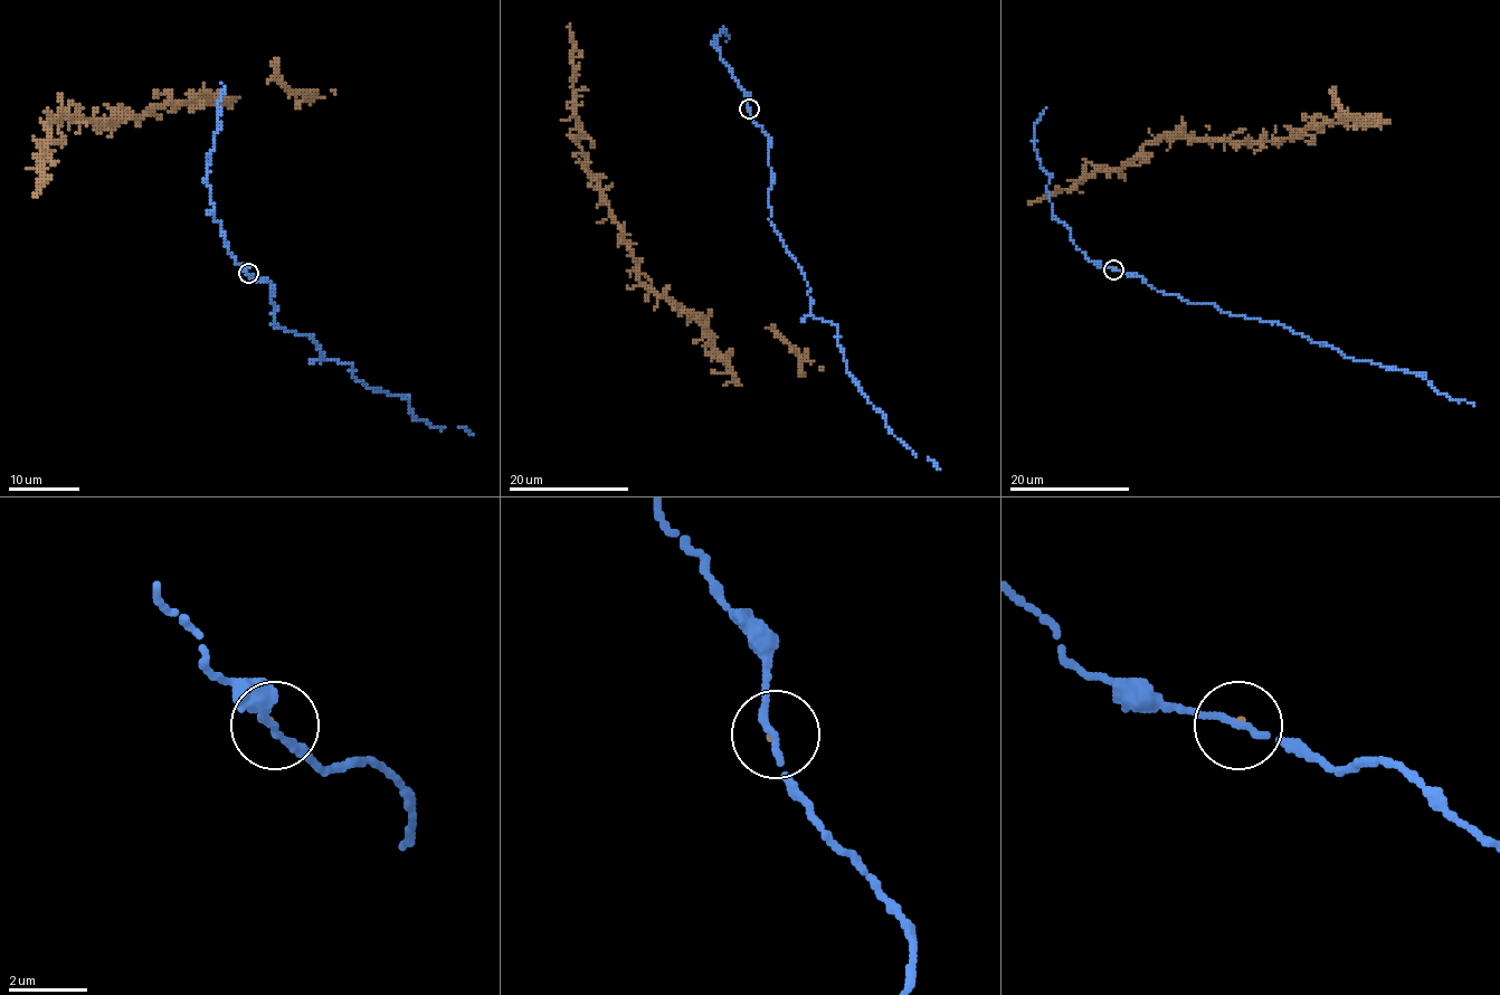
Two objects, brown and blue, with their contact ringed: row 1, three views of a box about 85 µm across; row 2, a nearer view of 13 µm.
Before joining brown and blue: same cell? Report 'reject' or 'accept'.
accept

